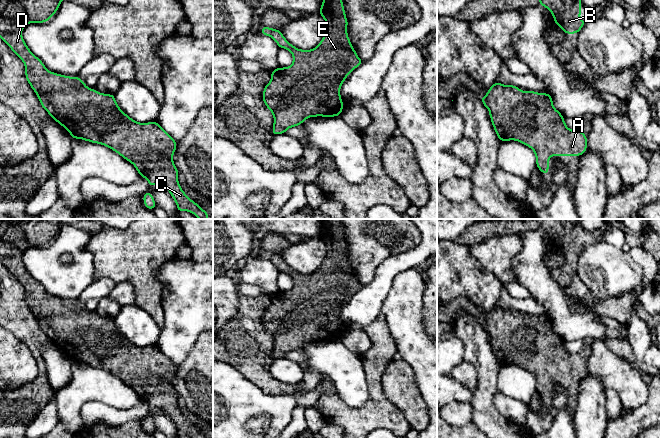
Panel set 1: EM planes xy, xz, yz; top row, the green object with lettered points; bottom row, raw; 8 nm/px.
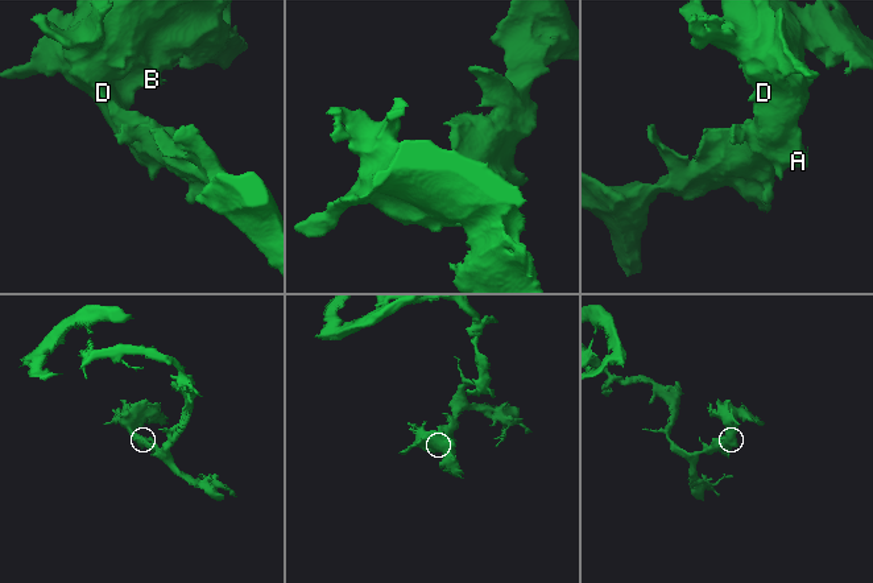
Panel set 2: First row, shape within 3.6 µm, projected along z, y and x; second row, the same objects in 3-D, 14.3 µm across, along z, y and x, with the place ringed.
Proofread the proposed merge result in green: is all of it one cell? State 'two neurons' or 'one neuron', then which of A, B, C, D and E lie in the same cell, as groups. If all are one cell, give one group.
one neuron; A B C D E

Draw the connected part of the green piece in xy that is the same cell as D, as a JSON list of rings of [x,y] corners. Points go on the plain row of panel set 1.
[[[0,219],[0,262],[23,285],[25,289],[25,301],[38,320],[41,330],[48,336],[52,343],[70,357],[73,363],[98,367],[112,373],[135,390],[140,401],[144,401],[148,405],[149,411],[161,409],[168,414],[176,426],[177,436],[188,435],[192,438],[208,438],[182,414],[178,406],[179,396],[172,383],[177,372],[177,366],[157,345],[148,347],[134,345],[119,332],[114,318],[103,318],[95,313],[88,312],[84,304],[78,300],[69,301],[49,295],[43,286],[29,274],[21,259],[23,252],[29,247],[44,247],[50,244],[57,236],[65,220],[72,219]]]

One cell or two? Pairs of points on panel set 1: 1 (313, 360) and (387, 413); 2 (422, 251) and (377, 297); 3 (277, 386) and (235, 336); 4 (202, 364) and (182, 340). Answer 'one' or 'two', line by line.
1: two
2: one
3: one
4: two

